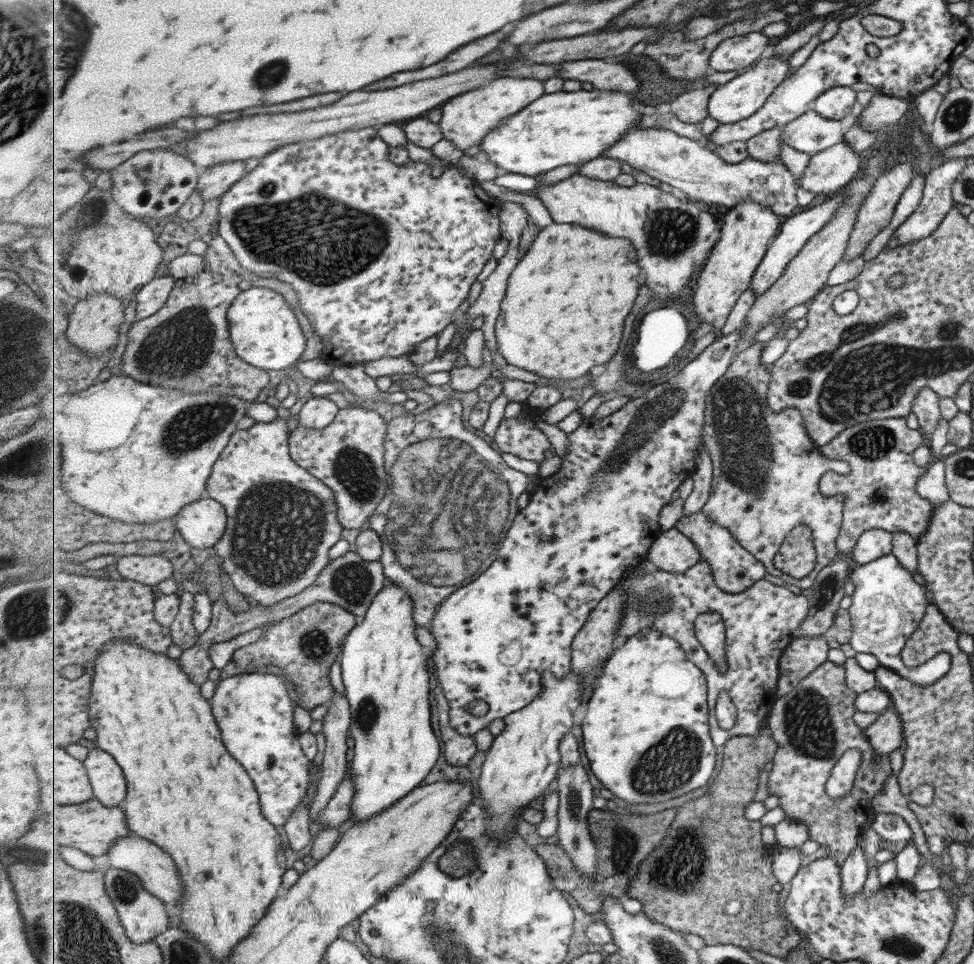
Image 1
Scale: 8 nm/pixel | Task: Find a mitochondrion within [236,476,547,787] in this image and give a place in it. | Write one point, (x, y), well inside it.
(351, 582)

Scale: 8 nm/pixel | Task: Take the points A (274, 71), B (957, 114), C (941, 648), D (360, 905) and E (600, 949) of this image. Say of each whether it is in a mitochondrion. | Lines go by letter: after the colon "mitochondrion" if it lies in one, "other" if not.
A: mitochondrion
B: mitochondrion
C: other
D: other
E: other

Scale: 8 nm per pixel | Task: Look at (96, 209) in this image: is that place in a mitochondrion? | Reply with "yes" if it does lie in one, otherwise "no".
yes

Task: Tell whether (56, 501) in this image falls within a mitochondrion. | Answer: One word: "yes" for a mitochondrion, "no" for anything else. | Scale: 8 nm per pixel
no

